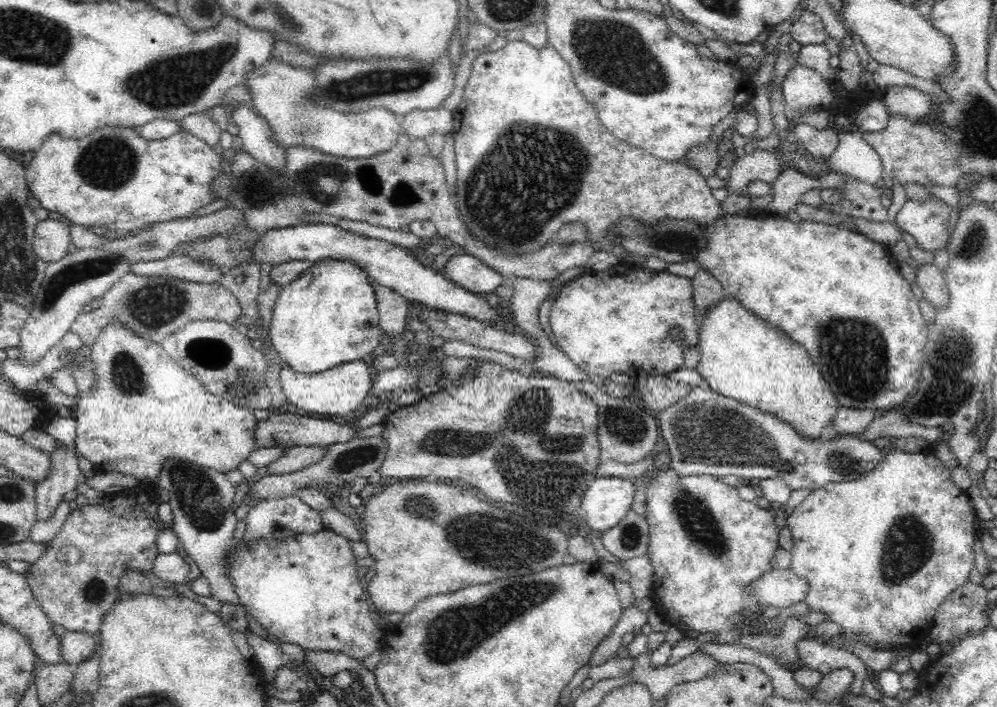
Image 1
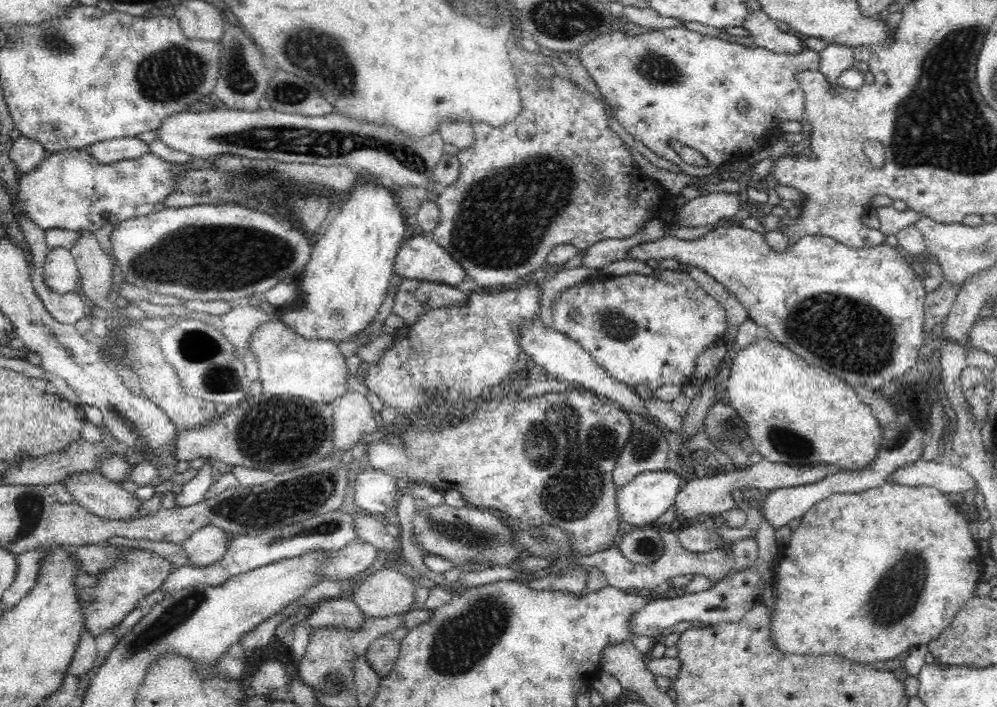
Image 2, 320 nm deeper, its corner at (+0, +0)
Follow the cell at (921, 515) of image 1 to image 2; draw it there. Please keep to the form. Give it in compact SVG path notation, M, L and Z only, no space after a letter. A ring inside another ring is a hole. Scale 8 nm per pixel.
M907 485L872 487L859 493L833 494L830 498L822 499L816 506L812 506L801 523L794 529L792 540L788 548L782 553L782 560L776 560L774 570L774 603L768 605L770 610L770 640L782 653L795 655L838 654L855 663L873 663L878 660L890 660L908 652L919 644L929 644L952 622L961 606L974 597L976 584L981 580L978 572L980 552L976 550L976 542L970 536L968 521L962 514L956 512L956 506L946 500L946 496L936 487Z

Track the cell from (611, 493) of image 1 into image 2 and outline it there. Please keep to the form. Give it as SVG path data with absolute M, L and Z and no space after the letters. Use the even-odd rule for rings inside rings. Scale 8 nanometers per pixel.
M670 470L647 471L638 474L632 482L626 483L626 486L617 488L615 496L621 520L636 528L657 522L672 506L675 506L676 495L682 488L680 480L679 476Z

